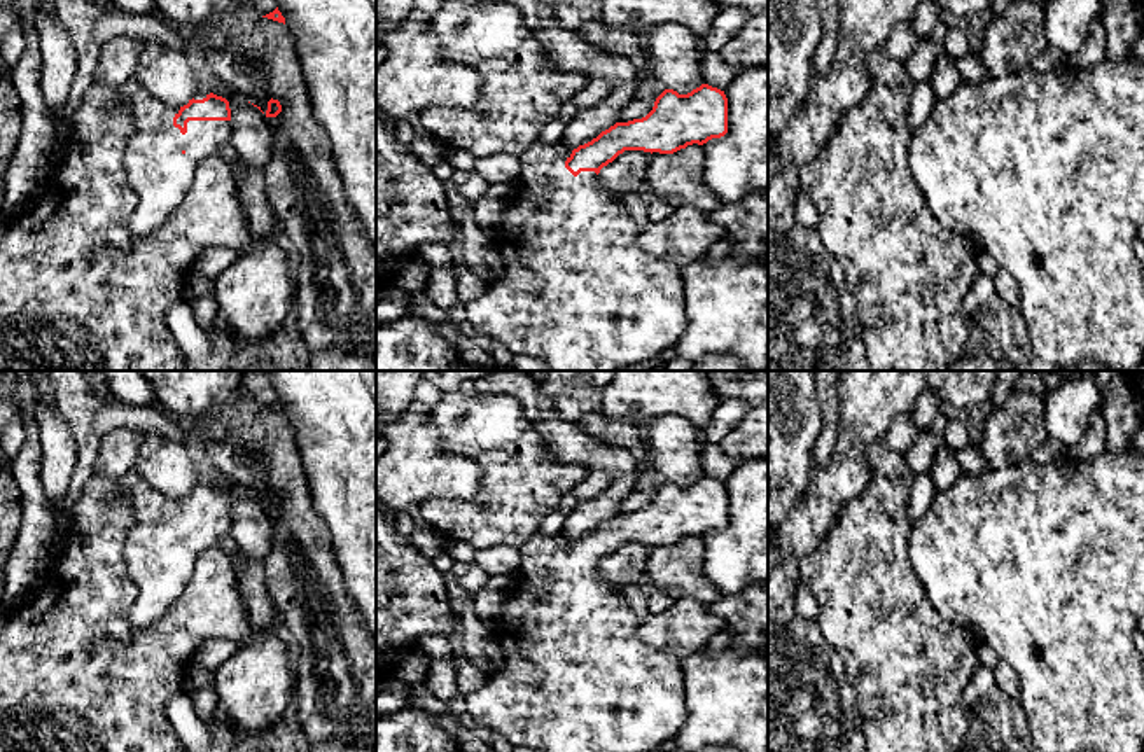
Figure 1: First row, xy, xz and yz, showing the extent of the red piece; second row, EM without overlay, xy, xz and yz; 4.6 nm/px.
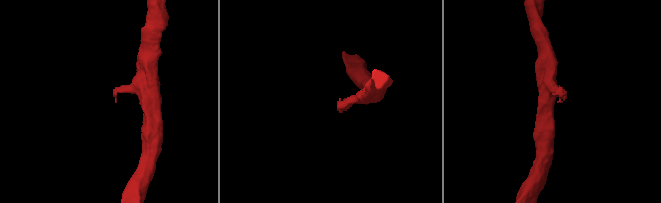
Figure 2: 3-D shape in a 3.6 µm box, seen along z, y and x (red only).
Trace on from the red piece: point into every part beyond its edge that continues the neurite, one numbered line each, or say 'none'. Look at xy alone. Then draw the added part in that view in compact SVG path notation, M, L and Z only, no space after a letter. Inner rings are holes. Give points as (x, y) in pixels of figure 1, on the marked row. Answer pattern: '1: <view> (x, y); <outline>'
1: xy (160, 174); M147 91L131 98L133 133L124 149L124 171L138 196L138 205L128 222L133 240L154 233L180 206L199 164L217 154L219 147L231 138L231 121L189 121L182 135L173 126L180 107L170 105Z

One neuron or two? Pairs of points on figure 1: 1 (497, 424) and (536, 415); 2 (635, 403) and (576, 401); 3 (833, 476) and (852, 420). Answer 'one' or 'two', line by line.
1: two
2: two
3: one

